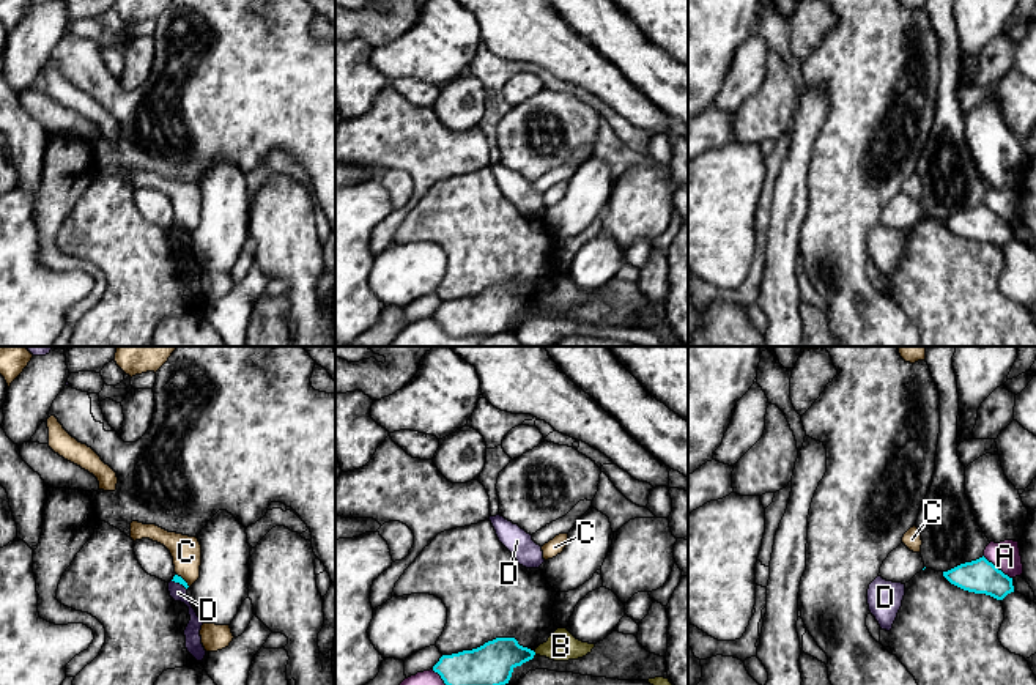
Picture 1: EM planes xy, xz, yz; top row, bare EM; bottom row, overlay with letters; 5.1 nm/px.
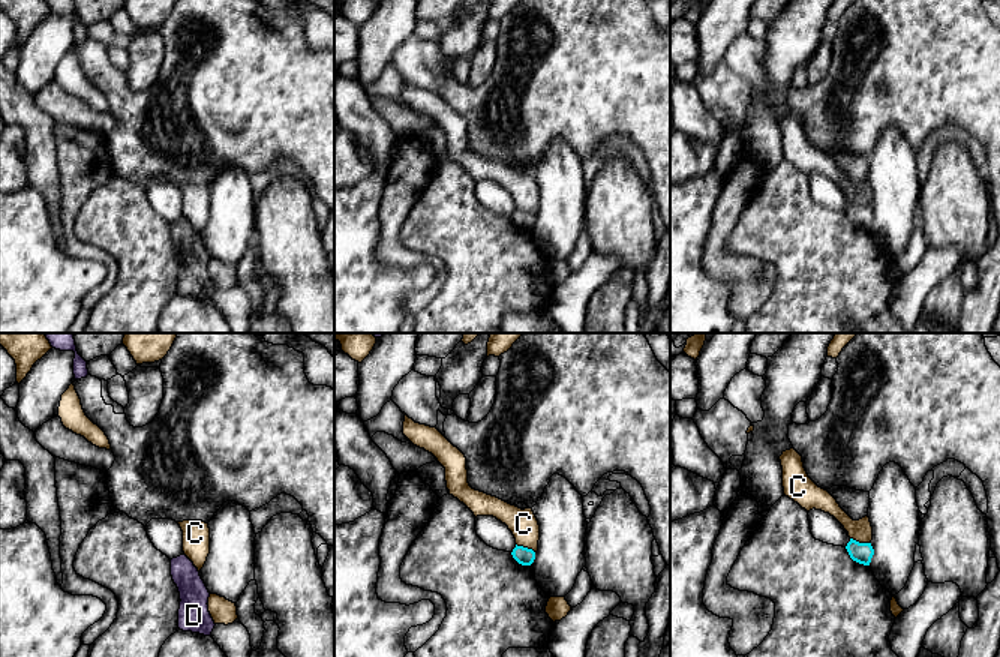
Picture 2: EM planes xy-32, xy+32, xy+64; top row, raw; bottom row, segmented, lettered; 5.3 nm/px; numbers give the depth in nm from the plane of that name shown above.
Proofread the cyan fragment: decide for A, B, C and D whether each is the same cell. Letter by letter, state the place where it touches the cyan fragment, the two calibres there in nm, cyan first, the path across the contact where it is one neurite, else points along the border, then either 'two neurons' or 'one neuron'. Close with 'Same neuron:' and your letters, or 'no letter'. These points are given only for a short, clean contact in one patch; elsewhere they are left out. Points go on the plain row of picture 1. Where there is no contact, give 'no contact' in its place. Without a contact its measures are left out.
A: meets cyan in yz at (995, 214); 180 nm thick on the cyan side, 150 nm on the other; two neurons
B: meets cyan in xz at (534, 299); 220 nm thick on the cyan side, 160 nm on the other; two neurons
C: meets cyan in xy at (184, 229); 40 nm thick on the cyan side, 160 nm on the other; border along xy (177, 221), (188, 235); two neurons
D: meets cyan in xy at (180, 230); 40 nm thick on the cyan side, 90 nm on the other; border along xy (172, 227), (186, 236); two neurons
Same neuron: no letter

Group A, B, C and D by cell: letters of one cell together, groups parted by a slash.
A / B / C / D

